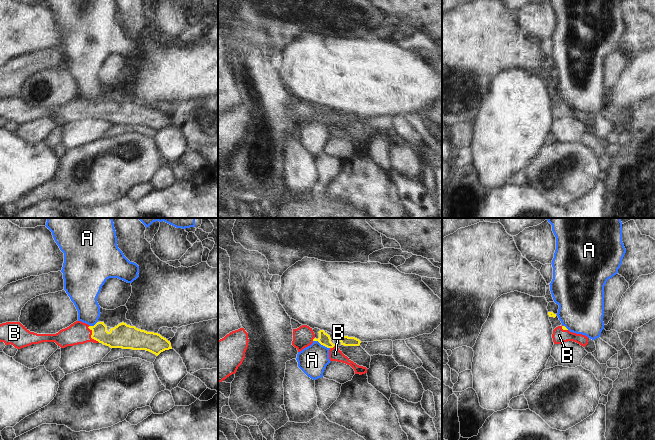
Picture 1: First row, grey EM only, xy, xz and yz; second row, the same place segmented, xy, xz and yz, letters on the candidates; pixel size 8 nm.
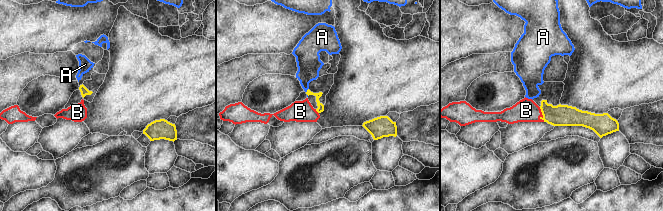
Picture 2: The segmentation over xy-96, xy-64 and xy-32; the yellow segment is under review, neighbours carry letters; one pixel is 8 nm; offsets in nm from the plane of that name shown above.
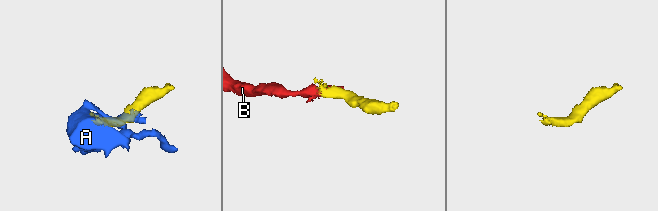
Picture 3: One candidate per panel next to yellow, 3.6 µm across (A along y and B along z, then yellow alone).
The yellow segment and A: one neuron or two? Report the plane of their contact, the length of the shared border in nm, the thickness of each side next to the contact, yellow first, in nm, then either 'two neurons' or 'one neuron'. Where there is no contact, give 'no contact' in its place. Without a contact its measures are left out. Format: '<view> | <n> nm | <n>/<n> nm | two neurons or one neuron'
xz | 150 nm | 100/240 nm | two neurons

